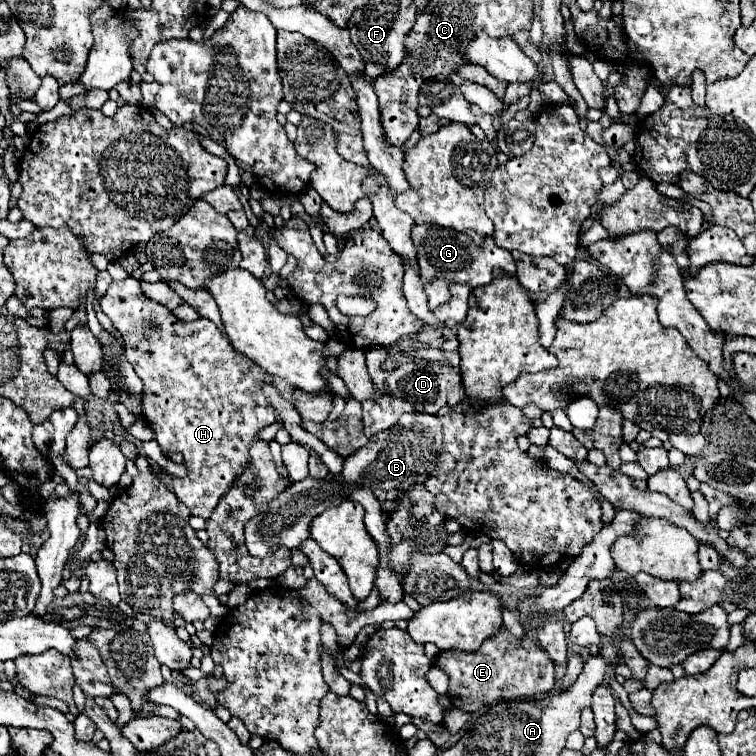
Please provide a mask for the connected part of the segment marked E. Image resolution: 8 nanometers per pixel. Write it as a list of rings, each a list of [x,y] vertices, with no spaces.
[[[506,628],[494,638],[486,640],[476,652],[444,650],[436,656],[434,666],[448,674],[450,686],[448,696],[452,704],[464,712],[478,712],[484,706],[494,706],[500,700],[514,698],[538,698],[552,692],[554,688],[554,664],[546,652],[542,652],[536,642],[528,636],[522,640],[514,638]]]

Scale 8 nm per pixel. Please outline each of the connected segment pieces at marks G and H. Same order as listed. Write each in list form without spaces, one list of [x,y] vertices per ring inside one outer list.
[[[420,224],[414,226],[414,246],[418,250],[418,264],[420,264],[420,278],[422,278],[422,286],[424,292],[428,296],[428,308],[436,310],[442,302],[450,300],[450,290],[448,286],[452,282],[460,282],[460,284],[468,284],[472,288],[476,286],[484,286],[490,284],[494,278],[494,268],[504,270],[506,274],[514,276],[514,260],[512,254],[508,250],[502,250],[494,244],[494,238],[484,238],[484,242],[478,246],[474,244],[472,238],[468,238],[466,234],[460,234],[456,230],[446,230],[434,224]]]
[[[132,276],[120,282],[112,282],[102,296],[100,306],[104,314],[112,320],[114,328],[122,334],[126,344],[126,358],[144,382],[142,410],[146,424],[156,432],[156,442],[160,444],[162,452],[180,452],[184,456],[188,476],[172,476],[174,494],[190,508],[192,514],[208,520],[226,490],[250,466],[248,448],[258,442],[258,432],[278,420],[278,412],[274,410],[274,406],[270,406],[270,402],[266,402],[266,396],[262,394],[262,382],[274,382],[274,388],[284,394],[288,402],[294,402],[294,386],[288,386],[288,382],[280,382],[280,378],[268,376],[244,354],[238,354],[230,346],[228,338],[208,318],[198,318],[194,322],[178,320],[164,306],[146,298],[140,290],[140,280]]]

